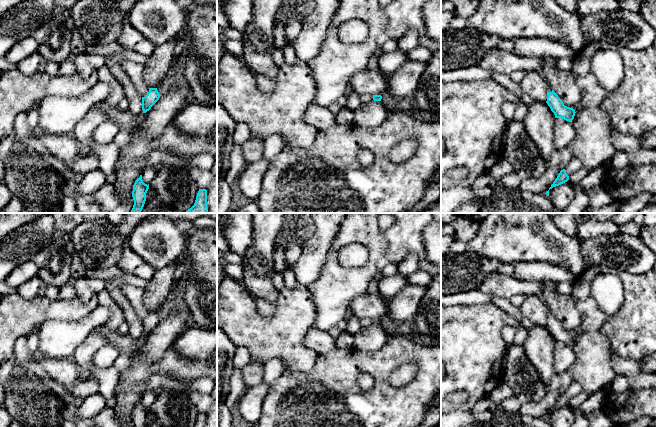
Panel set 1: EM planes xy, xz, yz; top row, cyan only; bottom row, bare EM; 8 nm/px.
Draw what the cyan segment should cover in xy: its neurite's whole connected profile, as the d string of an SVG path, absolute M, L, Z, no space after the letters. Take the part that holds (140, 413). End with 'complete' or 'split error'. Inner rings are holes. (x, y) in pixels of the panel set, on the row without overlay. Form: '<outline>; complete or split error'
M140 399L133 409L132 421L134 427L145 427L148 413L149 409L143 406L142 399Z; complete

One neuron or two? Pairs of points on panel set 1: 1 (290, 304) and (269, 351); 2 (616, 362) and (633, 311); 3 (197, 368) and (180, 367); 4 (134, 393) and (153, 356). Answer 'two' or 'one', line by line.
1: one
2: two
3: one
4: one

